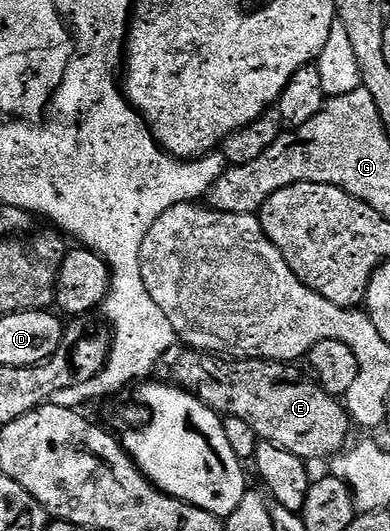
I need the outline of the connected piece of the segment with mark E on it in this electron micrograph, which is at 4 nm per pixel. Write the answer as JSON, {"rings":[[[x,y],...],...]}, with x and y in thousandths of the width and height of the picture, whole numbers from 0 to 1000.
{"rings":[[[490,655],[464,661],[428,676],[428,718],[485,734],[574,787],[631,791],[664,831],[733,844],[733,851],[782,866],[849,864],[895,838],[892,815],[908,810],[908,797],[879,755],[836,740],[808,718],[708,719],[705,695],[664,674],[590,674]]]}

